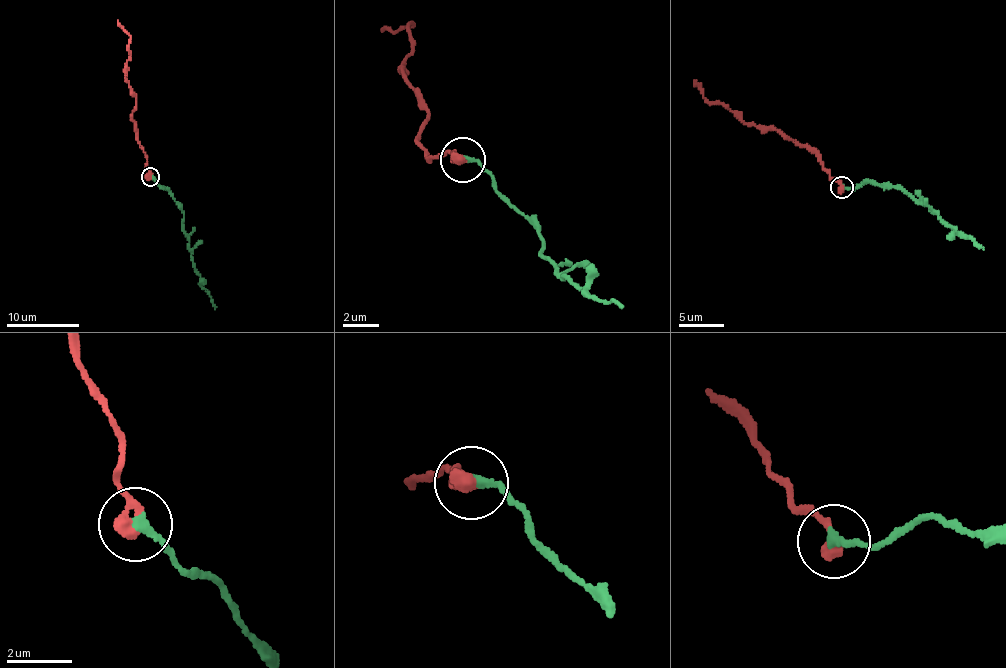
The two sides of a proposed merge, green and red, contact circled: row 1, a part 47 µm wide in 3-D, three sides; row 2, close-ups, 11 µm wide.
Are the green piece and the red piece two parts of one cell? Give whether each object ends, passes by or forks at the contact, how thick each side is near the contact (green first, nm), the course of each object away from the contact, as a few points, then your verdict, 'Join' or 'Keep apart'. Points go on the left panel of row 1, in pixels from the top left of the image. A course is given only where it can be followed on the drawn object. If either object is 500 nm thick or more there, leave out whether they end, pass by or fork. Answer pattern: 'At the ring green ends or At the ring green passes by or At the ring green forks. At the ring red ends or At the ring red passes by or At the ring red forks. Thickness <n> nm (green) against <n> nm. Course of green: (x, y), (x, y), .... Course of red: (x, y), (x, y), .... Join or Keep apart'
At the ring green ends. At the ring red ends. Thickness 280 nm (green) against 480 nm. Course of green: (151, 177), (180, 207), (193, 266), (214, 309). Course of red: (151, 177), (147, 155), (132, 120), (136, 99), (127, 81), (130, 36), (118, 20). Join

